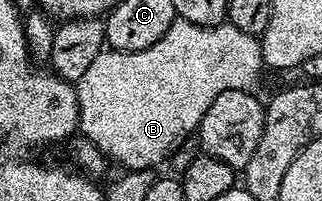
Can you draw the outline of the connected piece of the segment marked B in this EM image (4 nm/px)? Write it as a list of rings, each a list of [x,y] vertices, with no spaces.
[[[178,19],[171,23],[171,27],[167,27],[159,43],[151,43],[151,47],[143,51],[102,51],[95,63],[87,67],[83,79],[75,85],[79,99],[80,132],[84,140],[94,144],[110,162],[118,161],[122,170],[158,167],[157,165],[163,164],[192,133],[194,136],[200,130],[203,115],[207,115],[207,107],[215,103],[215,95],[230,89],[229,69],[256,73],[260,77],[263,73],[260,40],[228,23],[203,27]]]

